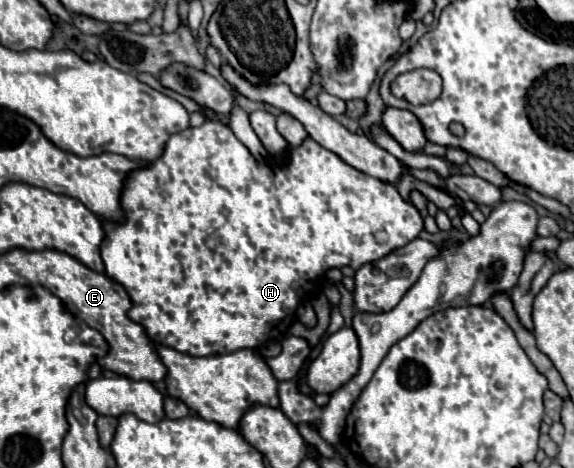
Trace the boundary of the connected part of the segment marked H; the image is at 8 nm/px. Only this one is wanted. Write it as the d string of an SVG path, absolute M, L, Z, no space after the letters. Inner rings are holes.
M206 120L198 128L186 128L178 134L170 136L168 142L164 144L160 158L130 172L130 176L126 176L124 186L122 186L120 204L124 210L124 224L116 222L116 220L106 220L106 218L100 220L102 228L104 228L104 240L102 240L102 248L100 248L104 266L106 266L104 274L110 280L114 280L126 288L126 292L132 300L132 308L130 308L128 316L136 324L142 324L142 328L146 330L146 336L150 336L150 340L154 340L154 344L162 344L162 346L166 344L178 352L186 352L186 354L190 352L190 356L228 354L228 352L236 352L242 348L254 350L266 342L280 343L281 341L274 340L286 338L286 334L288 334L286 328L294 322L294 314L302 302L304 288L310 288L315 292L318 282L332 268L350 266L350 268L358 270L358 268L362 268L362 264L380 260L382 256L388 256L396 248L406 246L424 228L424 222L422 222L422 216L418 214L418 210L410 202L406 202L392 184L380 182L376 178L366 176L360 170L348 166L334 152L322 148L310 136L300 146L294 146L292 152L288 152L288 156L284 156L280 160L272 158L268 162L258 162L250 154L250 150L234 136L234 132L230 130L228 124L210 122L210 120Z

